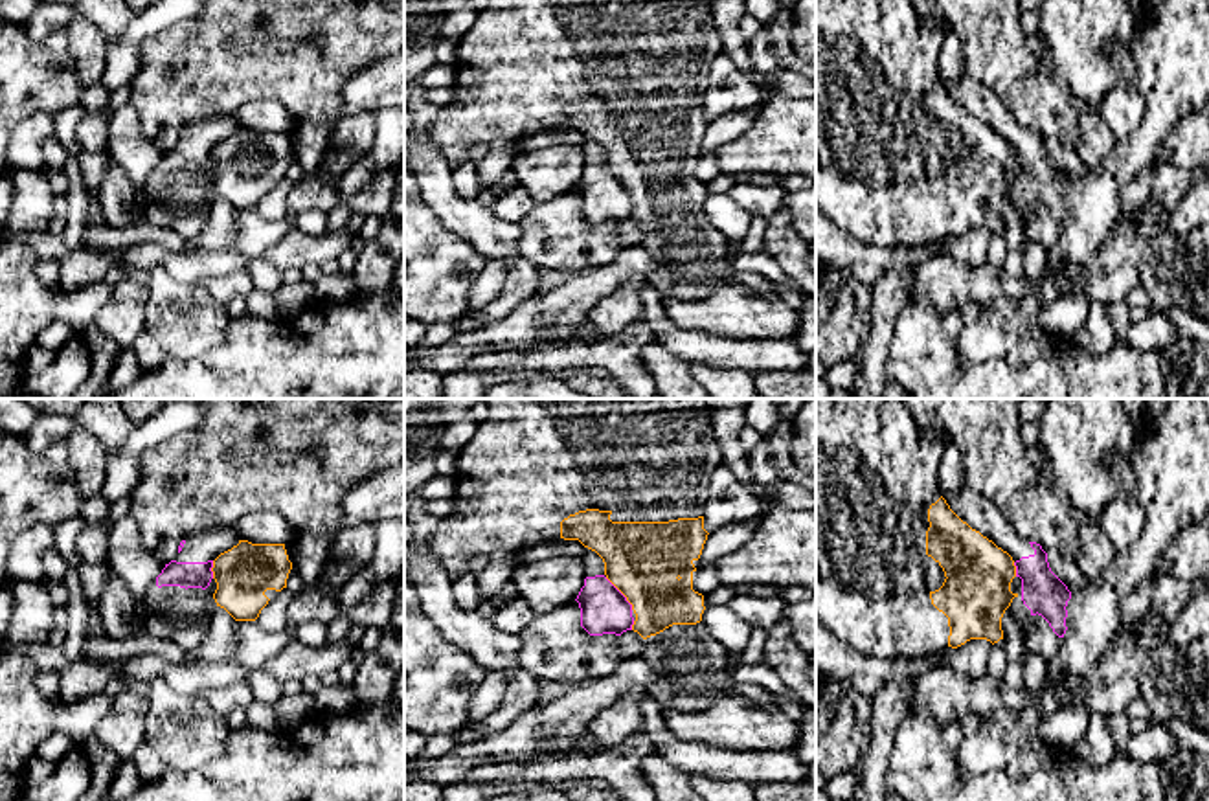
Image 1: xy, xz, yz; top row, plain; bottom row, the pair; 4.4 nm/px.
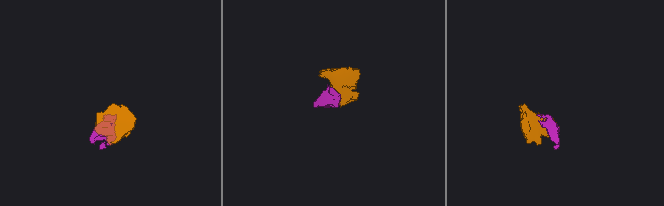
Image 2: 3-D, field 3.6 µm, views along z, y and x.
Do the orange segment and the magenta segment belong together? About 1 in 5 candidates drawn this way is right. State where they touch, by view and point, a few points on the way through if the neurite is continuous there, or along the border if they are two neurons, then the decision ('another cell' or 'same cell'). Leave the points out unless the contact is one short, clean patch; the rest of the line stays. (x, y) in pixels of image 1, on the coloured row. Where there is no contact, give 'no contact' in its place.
contact xz (621, 592); border xz (605, 577), (632, 609); another cell

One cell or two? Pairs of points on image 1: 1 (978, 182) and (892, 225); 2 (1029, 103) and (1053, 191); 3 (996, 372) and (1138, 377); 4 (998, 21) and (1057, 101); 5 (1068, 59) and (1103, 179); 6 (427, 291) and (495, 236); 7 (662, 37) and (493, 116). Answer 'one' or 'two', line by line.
1: one
2: two
3: one
4: one
5: two
6: two
7: one

